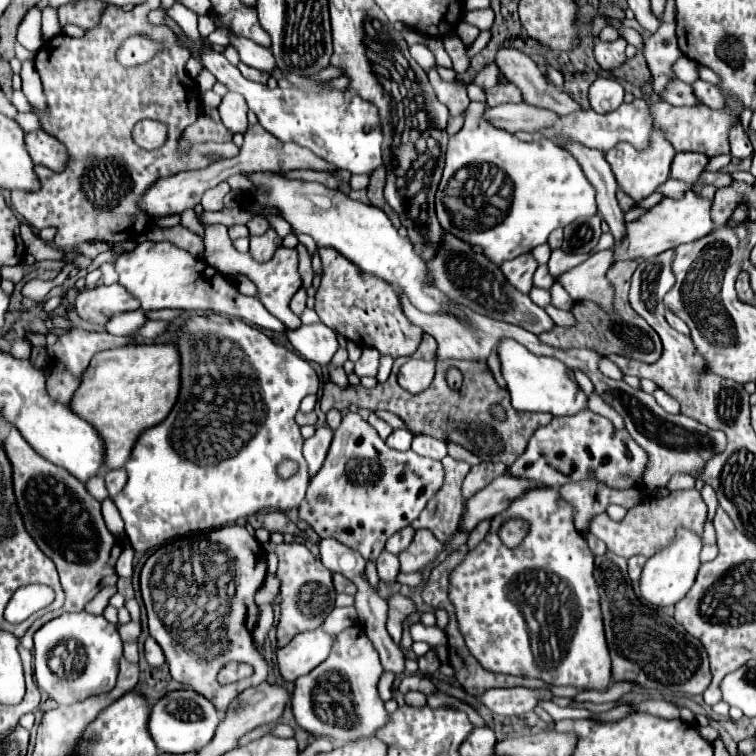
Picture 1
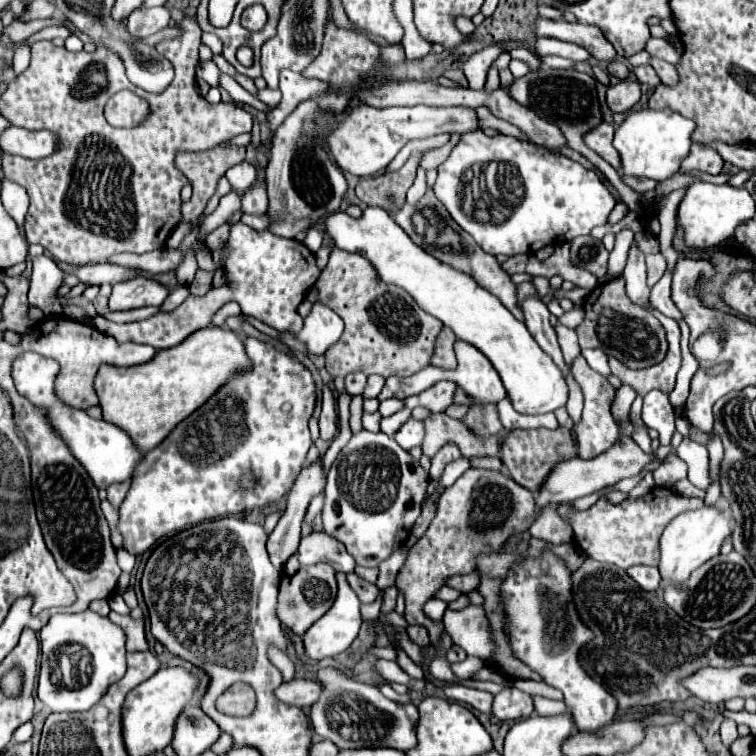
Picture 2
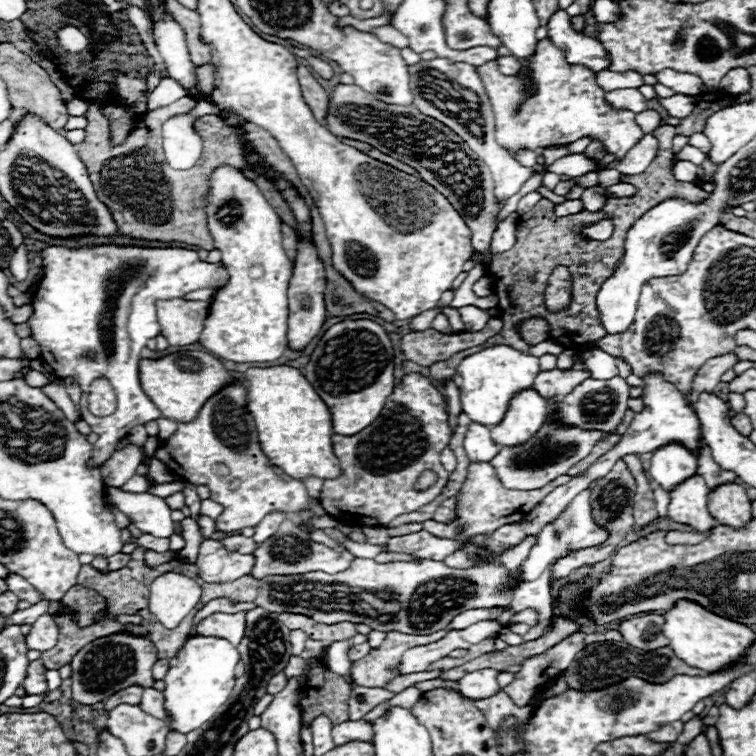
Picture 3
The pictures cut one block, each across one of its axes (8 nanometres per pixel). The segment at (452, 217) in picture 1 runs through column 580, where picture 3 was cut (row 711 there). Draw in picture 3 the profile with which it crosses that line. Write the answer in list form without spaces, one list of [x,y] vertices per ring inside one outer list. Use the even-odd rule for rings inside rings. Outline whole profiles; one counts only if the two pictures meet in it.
[[[194,636],[184,642],[184,646],[178,650],[174,658],[170,658],[170,672],[166,674],[166,710],[172,718],[170,730],[178,730],[182,734],[188,734],[190,730],[200,728],[204,722],[208,722],[216,710],[230,698],[236,676],[234,668],[240,660],[238,650],[224,638],[214,636]]]

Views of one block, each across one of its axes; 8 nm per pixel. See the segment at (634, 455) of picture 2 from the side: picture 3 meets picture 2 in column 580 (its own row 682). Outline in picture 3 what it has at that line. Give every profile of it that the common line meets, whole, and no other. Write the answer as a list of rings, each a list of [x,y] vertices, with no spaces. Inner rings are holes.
[[[476,670],[476,672],[468,672],[462,680],[458,680],[460,684],[460,692],[466,698],[478,700],[478,698],[488,698],[492,694],[496,694],[500,690],[498,682],[496,682],[498,672],[496,670]]]

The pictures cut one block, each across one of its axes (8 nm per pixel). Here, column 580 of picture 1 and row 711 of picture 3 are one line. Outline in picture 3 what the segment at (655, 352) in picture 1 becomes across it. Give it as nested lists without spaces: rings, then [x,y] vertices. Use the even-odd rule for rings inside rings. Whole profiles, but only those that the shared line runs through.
[[[322,662],[322,666],[324,666],[322,688],[308,688],[306,699],[300,701],[301,719],[306,726],[310,726],[314,718],[320,714],[328,716],[332,720],[332,724],[342,724],[348,720],[348,698],[350,698],[352,688],[342,676],[334,674],[328,668],[328,664]],[[309,705],[312,705],[310,706],[310,716],[306,718],[305,713],[309,714],[307,711]]]

